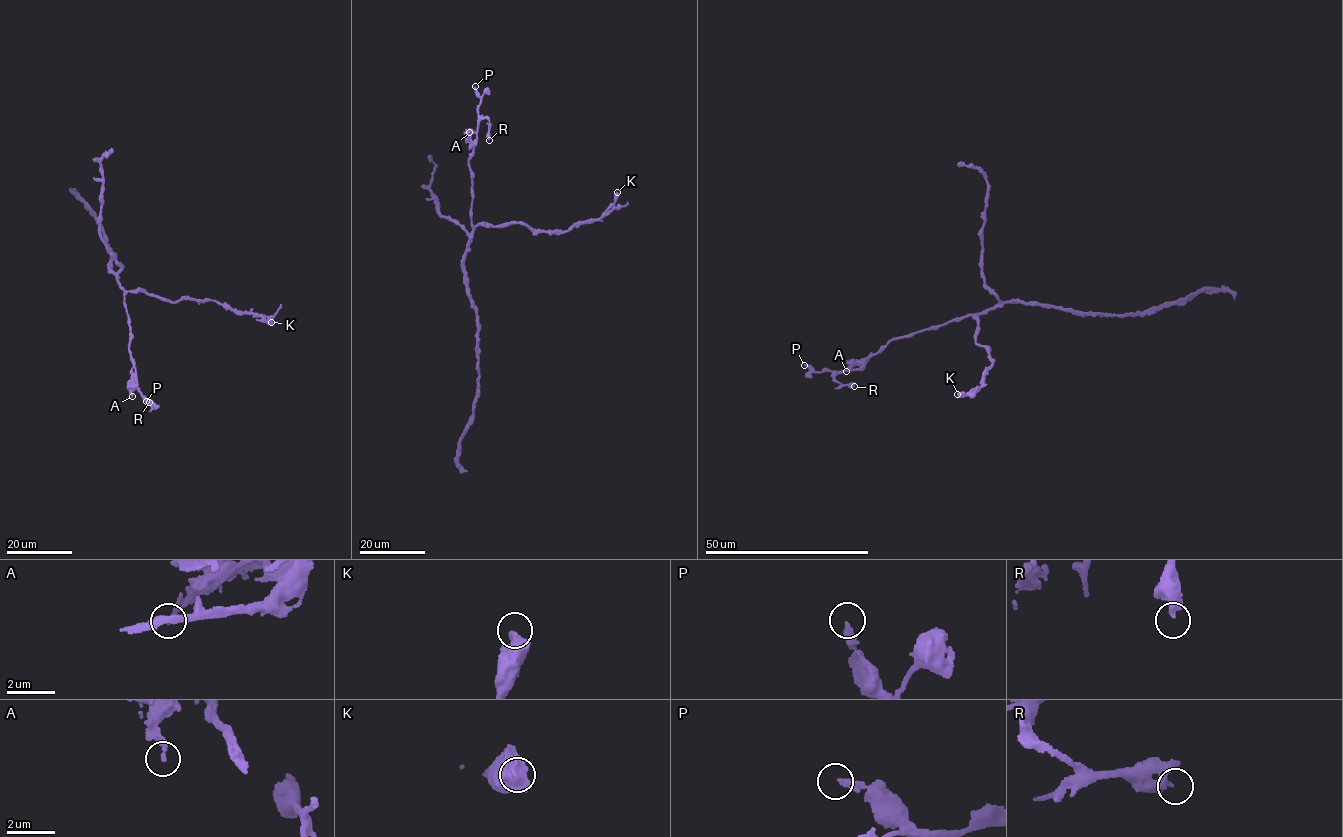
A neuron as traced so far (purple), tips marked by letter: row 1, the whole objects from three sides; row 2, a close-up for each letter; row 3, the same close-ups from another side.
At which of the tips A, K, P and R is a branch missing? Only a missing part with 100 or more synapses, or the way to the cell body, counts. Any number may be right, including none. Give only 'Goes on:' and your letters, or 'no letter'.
Goes on: no letter

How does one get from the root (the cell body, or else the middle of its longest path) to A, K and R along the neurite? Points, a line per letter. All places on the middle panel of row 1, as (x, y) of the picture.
A: (464, 263), (464, 252), (473, 231), (473, 181), (468, 161), (474, 145), (469, 132)
K: (464, 263), (469, 236), (477, 225), (515, 222), (536, 230), (566, 231), (598, 219), (614, 202), (617, 192)
R: (464, 263), (473, 231), (468, 160), (478, 121), (484, 118), (489, 122), (489, 140)

